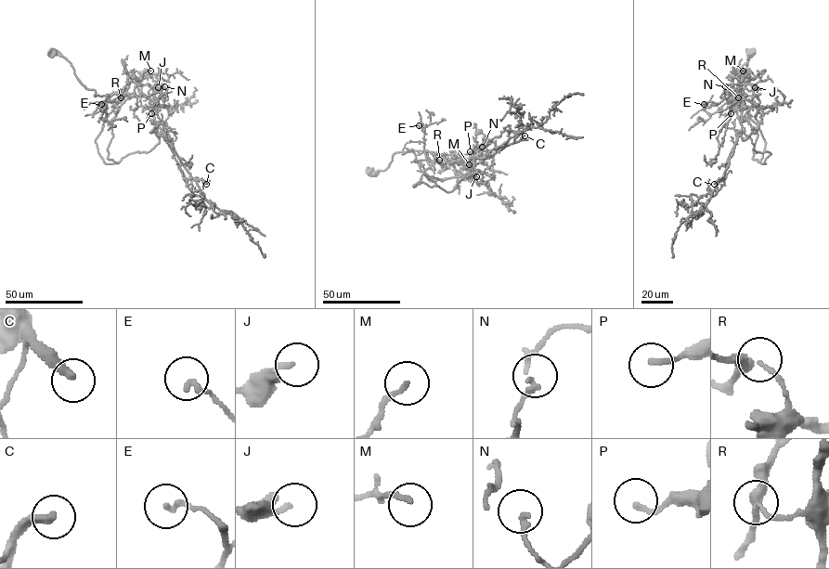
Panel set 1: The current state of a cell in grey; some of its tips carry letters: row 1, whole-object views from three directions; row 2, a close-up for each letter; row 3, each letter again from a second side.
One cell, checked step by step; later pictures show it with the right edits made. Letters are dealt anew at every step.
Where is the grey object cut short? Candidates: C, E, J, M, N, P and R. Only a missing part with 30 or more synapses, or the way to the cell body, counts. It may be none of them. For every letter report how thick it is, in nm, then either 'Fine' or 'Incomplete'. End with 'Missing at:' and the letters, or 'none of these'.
C: Thickness 280 nm. Incomplete
E: Thickness 190 nm. Fine
J: Thickness 180 nm. Fine
M: Thickness 170 nm. Incomplete
N: Thickness 130 nm. Fine
P: Thickness 160 nm. Fine
R: Thickness 200 nm. Fine
Missing at: C, M

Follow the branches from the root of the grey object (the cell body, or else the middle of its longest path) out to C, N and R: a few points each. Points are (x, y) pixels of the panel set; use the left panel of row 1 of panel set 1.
C: (52, 52), (71, 63), (77, 79), (95, 96), (145, 96), (182, 164), (192, 177), (206, 184)
N: (52, 52), (71, 63), (77, 79), (95, 96), (144, 95), (153, 100), (154, 96), (153, 103), (164, 86)
R: (52, 52), (71, 63), (95, 96), (154, 96), (147, 97), (136, 85), (121, 97)

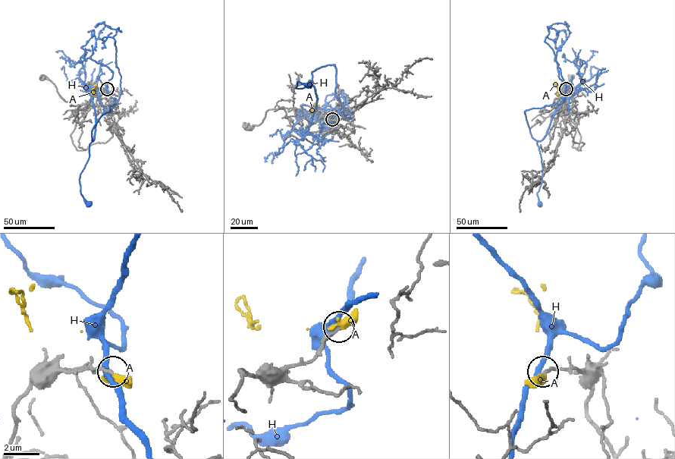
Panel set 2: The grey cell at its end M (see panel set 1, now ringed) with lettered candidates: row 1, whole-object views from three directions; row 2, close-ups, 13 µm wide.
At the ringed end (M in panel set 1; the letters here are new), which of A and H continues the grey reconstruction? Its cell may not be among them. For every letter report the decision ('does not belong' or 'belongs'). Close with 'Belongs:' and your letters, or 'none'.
A: does not belong
H: does not belong
Belongs: none

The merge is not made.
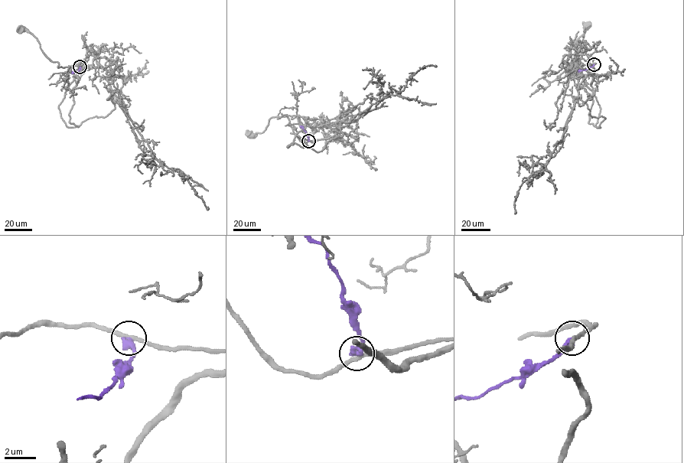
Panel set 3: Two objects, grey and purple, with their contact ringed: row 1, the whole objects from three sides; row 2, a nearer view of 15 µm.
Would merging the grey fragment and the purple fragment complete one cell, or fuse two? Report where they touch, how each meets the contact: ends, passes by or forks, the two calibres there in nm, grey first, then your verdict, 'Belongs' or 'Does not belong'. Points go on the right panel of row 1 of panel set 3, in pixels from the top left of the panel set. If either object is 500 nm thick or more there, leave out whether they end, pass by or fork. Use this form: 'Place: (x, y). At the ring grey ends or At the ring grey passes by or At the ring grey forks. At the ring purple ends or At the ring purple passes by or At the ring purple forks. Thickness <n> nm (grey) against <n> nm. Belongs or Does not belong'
Place: (594, 64). At the ring grey passes by. At the ring purple ends. Thickness 240 nm (grey) against 440 nm. Does not belong

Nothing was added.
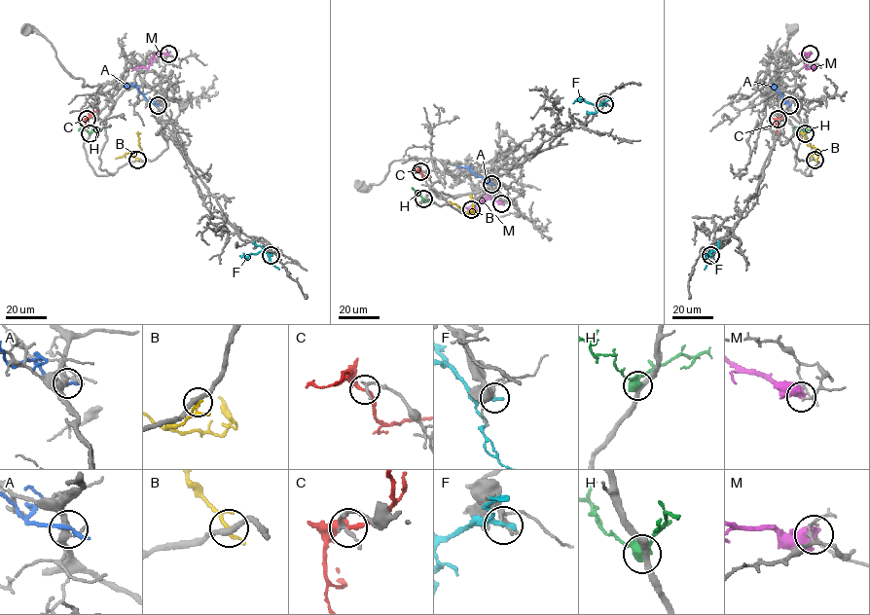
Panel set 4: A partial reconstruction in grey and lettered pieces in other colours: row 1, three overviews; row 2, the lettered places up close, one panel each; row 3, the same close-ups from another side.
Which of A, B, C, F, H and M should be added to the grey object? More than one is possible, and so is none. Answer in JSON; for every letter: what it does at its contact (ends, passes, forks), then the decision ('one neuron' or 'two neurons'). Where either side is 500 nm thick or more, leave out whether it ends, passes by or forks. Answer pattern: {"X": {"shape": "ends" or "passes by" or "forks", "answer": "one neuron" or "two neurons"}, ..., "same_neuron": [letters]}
{"A": {"shape": "ends", "answer": "two neurons"}, "B": {"shape": "passes by", "answer": "two neurons"}, "C": {"shape": "passes by", "answer": "two neurons"}, "F": {"shape": "ends", "answer": "two neurons"}, "H": {"shape": "passes by", "answer": "two neurons"}, "M": {"answer": "two neurons"}, "same_neuron": []}

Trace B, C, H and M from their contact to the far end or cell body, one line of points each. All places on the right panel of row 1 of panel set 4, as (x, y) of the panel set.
B: (815, 160), (819, 150), (807, 145), (802, 131)
C: (778, 119), (776, 133)
H: (805, 133), (797, 127), (793, 130)
M: (810, 54), (803, 54), (806, 68), (815, 67), (813, 70)

